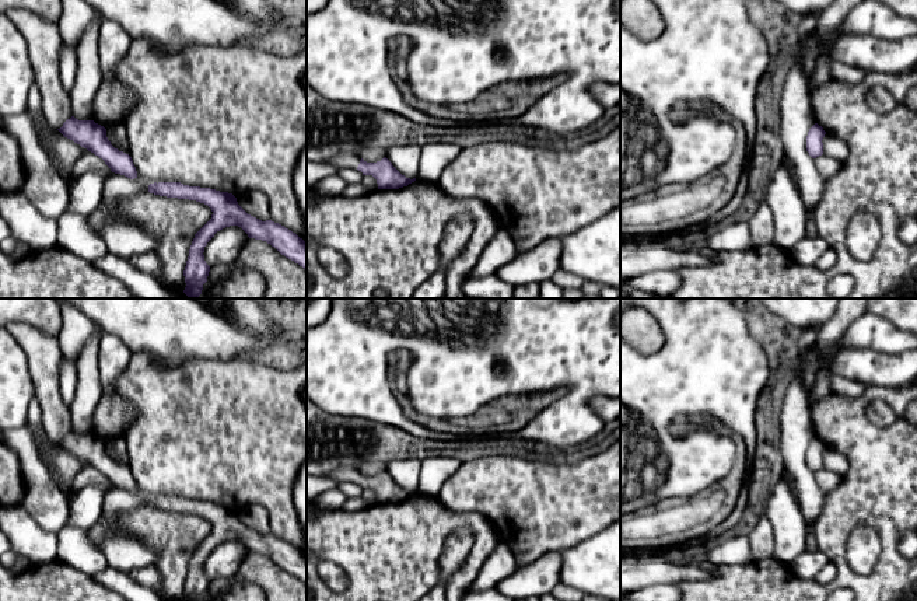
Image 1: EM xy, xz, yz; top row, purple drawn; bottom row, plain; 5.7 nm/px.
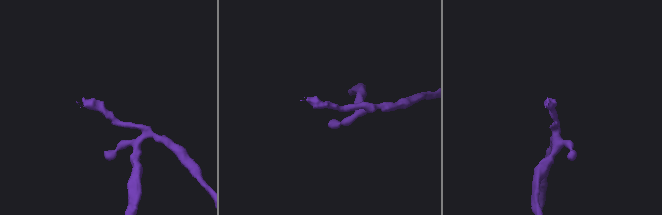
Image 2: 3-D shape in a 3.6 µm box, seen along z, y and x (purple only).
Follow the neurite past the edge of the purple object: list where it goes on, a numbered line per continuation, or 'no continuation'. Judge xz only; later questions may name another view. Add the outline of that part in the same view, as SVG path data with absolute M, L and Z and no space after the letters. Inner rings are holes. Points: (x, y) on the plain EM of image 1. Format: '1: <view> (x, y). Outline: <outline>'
1: xz (343, 474). Outline: M340 468L340 469L332 471L328 476L336 479L337 482L350 481L356 483L360 478L360 474L361 474L360 469Z

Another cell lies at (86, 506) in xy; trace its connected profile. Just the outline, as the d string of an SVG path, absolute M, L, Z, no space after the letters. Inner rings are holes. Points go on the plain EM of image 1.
M87 485L74 490L69 500L69 527L90 530L104 513L105 490L99 485Z

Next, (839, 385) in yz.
M834 373L829 378L830 388L833 394L846 395L846 396L861 396L868 385L851 380L846 380Z

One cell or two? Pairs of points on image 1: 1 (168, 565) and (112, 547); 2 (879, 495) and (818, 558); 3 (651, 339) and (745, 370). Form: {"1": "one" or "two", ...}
{"1": "two", "2": "two", "3": "two"}

